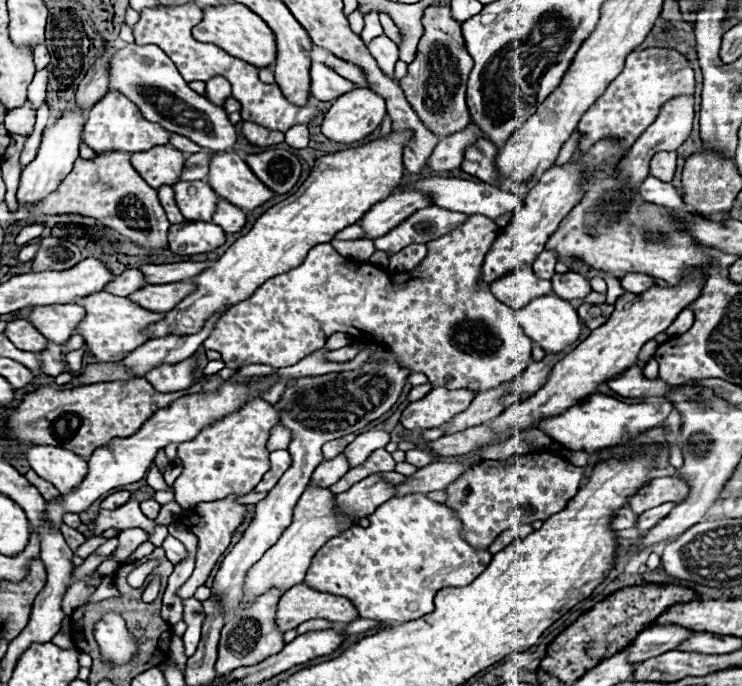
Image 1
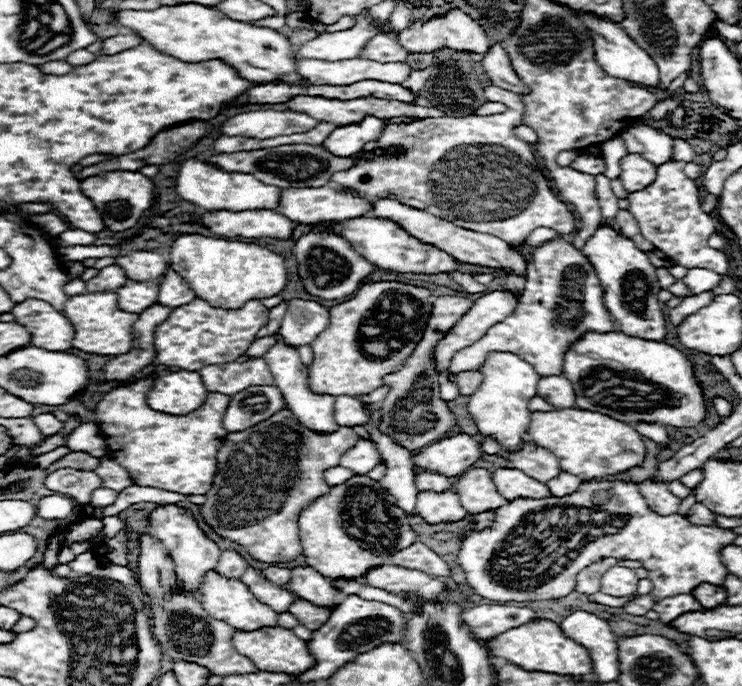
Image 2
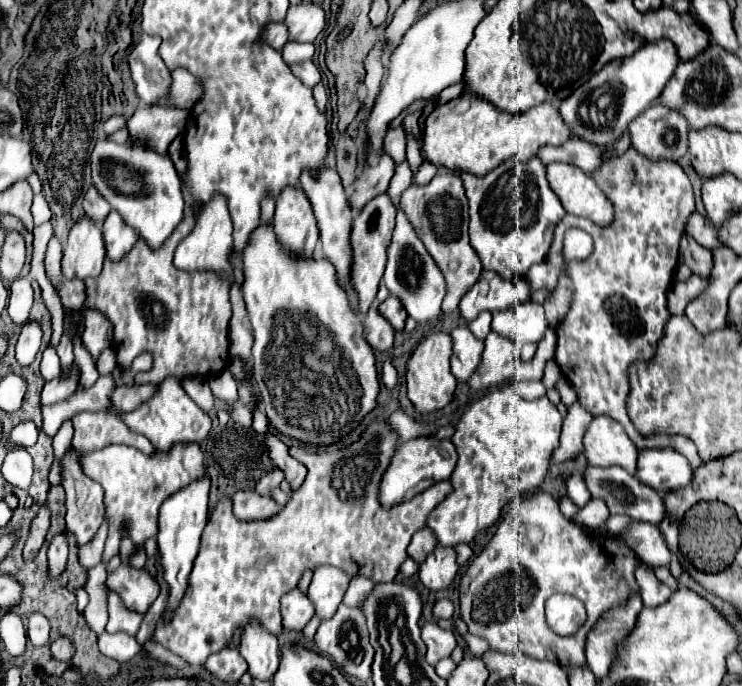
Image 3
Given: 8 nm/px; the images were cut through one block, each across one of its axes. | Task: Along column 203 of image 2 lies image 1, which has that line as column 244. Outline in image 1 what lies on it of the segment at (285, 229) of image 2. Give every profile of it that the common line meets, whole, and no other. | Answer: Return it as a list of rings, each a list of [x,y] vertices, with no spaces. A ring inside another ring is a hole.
[[[220,200],[218,208],[216,208],[214,216],[212,216],[212,222],[218,224],[224,232],[238,232],[246,224],[246,216],[234,204],[230,204],[226,200]]]

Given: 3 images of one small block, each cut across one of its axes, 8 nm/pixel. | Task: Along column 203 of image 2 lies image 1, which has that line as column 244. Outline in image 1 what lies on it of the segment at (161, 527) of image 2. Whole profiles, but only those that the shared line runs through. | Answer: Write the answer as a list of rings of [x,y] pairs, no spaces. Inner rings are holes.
[[[378,348],[378,356],[386,360],[368,362],[354,372],[332,372],[324,376],[298,378],[296,384],[286,388],[282,400],[276,404],[276,408],[280,408],[280,420],[282,420],[280,424],[292,430],[292,442],[288,450],[294,462],[278,480],[276,488],[272,488],[268,496],[256,504],[256,512],[250,526],[244,530],[240,542],[230,550],[230,554],[222,560],[218,568],[218,574],[212,584],[212,594],[220,602],[220,610],[226,616],[232,614],[242,600],[242,586],[244,586],[244,576],[248,568],[252,568],[252,564],[256,564],[256,560],[260,560],[260,556],[264,556],[264,552],[272,544],[276,544],[276,540],[280,538],[280,532],[288,528],[296,500],[308,486],[316,466],[324,460],[322,444],[328,440],[358,432],[368,422],[380,418],[396,404],[410,370],[398,366],[398,362],[394,360],[394,354],[388,350],[384,352],[382,348]]]

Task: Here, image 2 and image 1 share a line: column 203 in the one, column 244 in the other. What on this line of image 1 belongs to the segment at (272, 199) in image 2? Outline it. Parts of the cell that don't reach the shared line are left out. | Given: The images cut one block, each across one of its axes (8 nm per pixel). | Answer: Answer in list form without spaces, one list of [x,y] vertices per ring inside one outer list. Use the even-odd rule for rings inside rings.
[[[236,152],[212,154],[208,184],[220,198],[242,210],[254,210],[274,196],[274,192],[256,178],[256,174]]]

